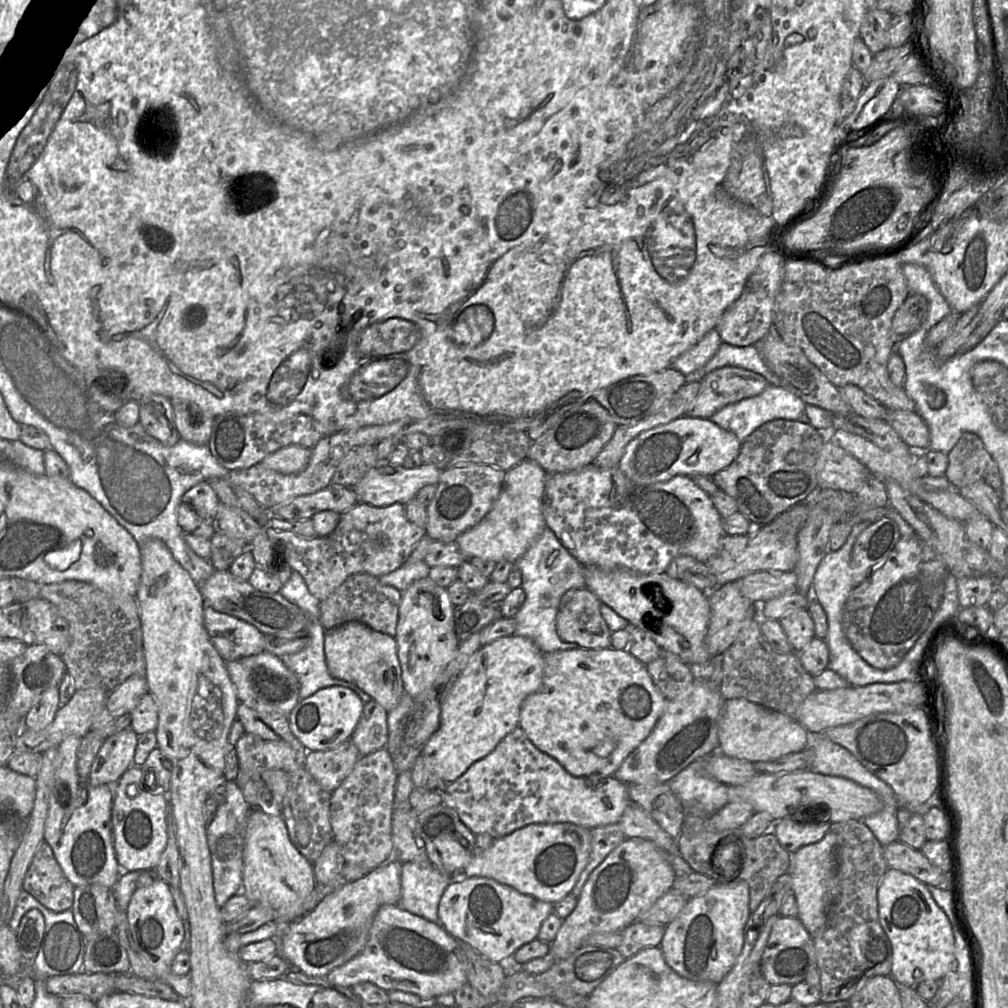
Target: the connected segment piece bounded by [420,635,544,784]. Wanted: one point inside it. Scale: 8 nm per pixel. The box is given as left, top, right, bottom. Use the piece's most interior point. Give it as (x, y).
(483, 706)

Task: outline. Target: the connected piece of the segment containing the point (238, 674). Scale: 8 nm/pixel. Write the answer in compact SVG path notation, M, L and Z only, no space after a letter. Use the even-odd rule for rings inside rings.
M263 651L259 654L226 662L226 668L235 687L239 703L257 711L278 711L289 714L300 701L300 684L283 660Z

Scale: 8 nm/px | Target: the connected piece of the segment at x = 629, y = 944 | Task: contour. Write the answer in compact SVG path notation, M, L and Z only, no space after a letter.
M635 921L621 931L622 941L616 949L624 959L630 958L644 948L659 946L664 932L663 926Z

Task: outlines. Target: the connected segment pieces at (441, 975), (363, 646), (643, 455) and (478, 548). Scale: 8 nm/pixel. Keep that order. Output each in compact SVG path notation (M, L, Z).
M383 905L374 917L364 949L330 971L326 979L342 987L370 982L385 991L400 990L422 998L437 998L468 983L459 943L439 923L412 914L400 905Z
M350 621L326 630L324 652L333 677L355 684L387 712L399 704L405 690L395 637L373 630L362 622Z
M682 416L642 432L626 446L618 463L628 479L637 484L666 482L676 475L715 475L738 456L742 442L710 419Z
M526 458L504 471L501 493L487 515L476 525L458 536L456 542L468 558L479 557L495 562L515 562L543 533L546 522L543 515L543 496L547 474L535 461Z

